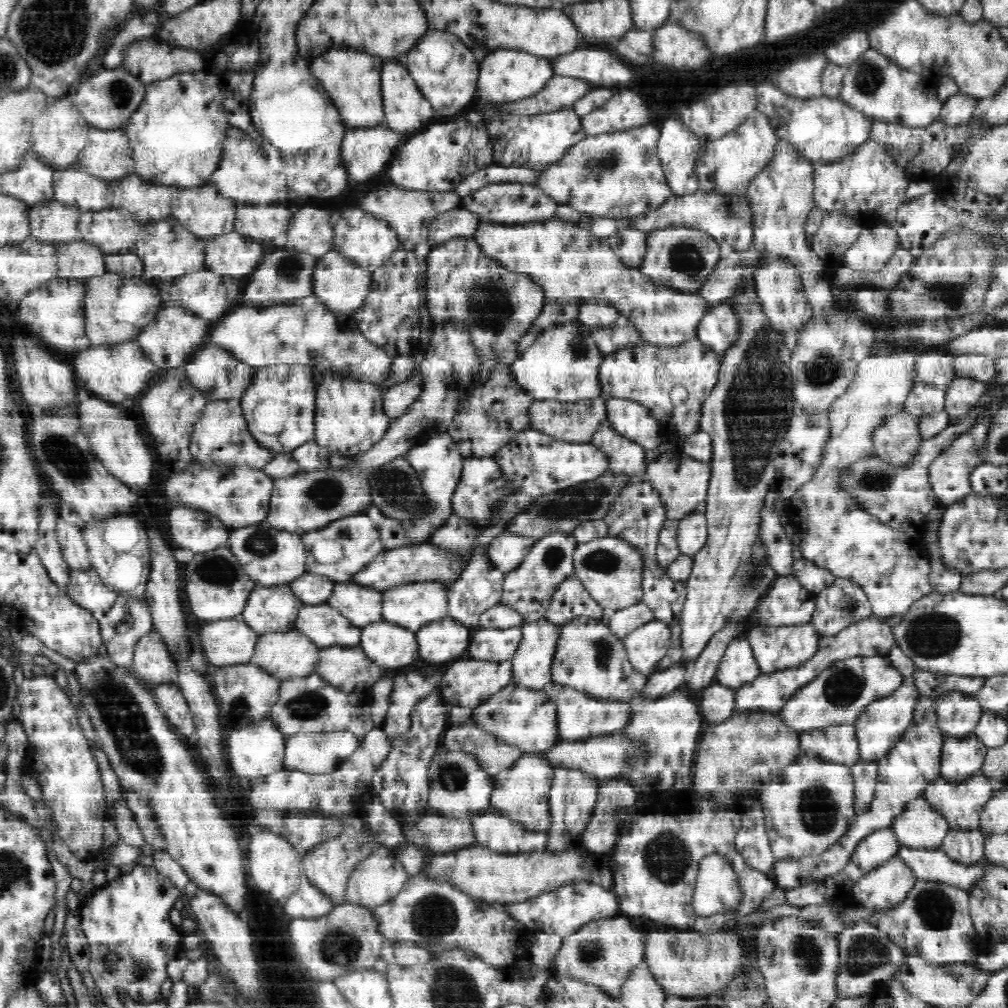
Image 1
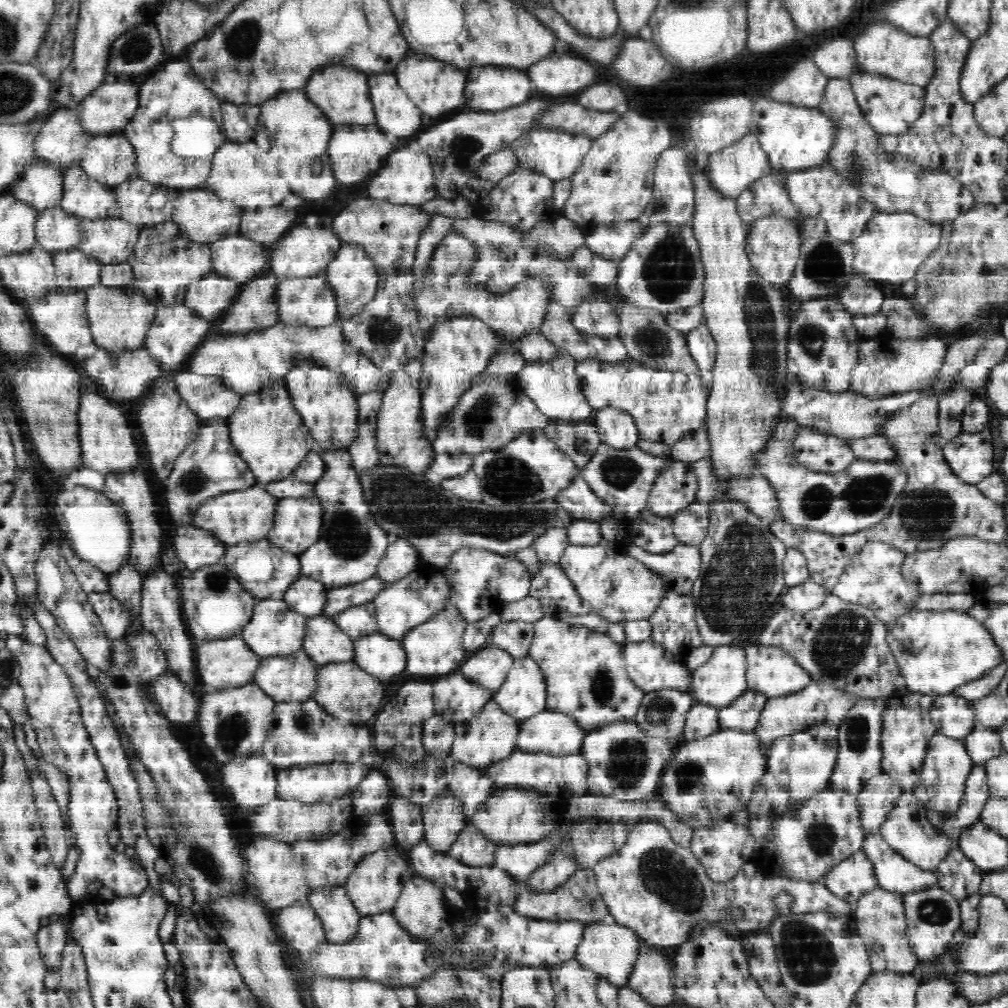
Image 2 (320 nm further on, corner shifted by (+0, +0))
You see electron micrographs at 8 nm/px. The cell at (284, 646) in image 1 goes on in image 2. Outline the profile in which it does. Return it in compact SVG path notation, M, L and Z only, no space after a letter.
M304 650L261 658L253 681L276 702L306 702L317 688L318 664Z

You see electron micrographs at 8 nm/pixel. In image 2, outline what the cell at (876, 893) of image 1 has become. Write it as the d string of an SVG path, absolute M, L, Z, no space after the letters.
M876 886L874 890L867 891L854 904L853 915L857 920L857 933L866 945L872 970L890 971L896 973L914 972L919 958L916 956L906 933L904 894L900 891L885 890Z

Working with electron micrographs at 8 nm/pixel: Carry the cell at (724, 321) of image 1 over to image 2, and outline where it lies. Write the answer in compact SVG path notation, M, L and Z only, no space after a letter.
M705 323L684 334L691 357L696 361L701 374L709 376L717 357L717 343Z

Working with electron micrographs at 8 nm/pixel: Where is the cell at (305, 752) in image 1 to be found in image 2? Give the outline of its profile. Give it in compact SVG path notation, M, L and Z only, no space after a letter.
M306 763L303 766L278 768L277 795L282 799L300 799L302 802L330 802L356 787L371 772L372 766L360 763Z

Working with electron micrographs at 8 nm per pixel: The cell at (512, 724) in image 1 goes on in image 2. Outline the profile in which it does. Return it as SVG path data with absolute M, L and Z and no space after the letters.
M492 698L482 707L479 714L457 725L456 738L450 755L466 766L488 768L492 763L509 758L517 750L520 734L521 720L502 711Z

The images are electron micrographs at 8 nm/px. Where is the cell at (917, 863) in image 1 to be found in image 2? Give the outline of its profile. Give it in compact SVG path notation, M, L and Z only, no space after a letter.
M880 833L865 835L862 848L874 864L878 886L884 887L885 890L900 891L905 895L908 892L919 891L937 884L938 874L936 870L920 868L910 860L904 859L888 845Z

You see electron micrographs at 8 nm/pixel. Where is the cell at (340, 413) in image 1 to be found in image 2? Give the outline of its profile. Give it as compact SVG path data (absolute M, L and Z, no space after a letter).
M302 362L286 374L283 383L293 399L294 408L310 429L316 446L326 450L348 450L352 446L358 438L360 413L358 395L348 386L345 376L316 364Z

